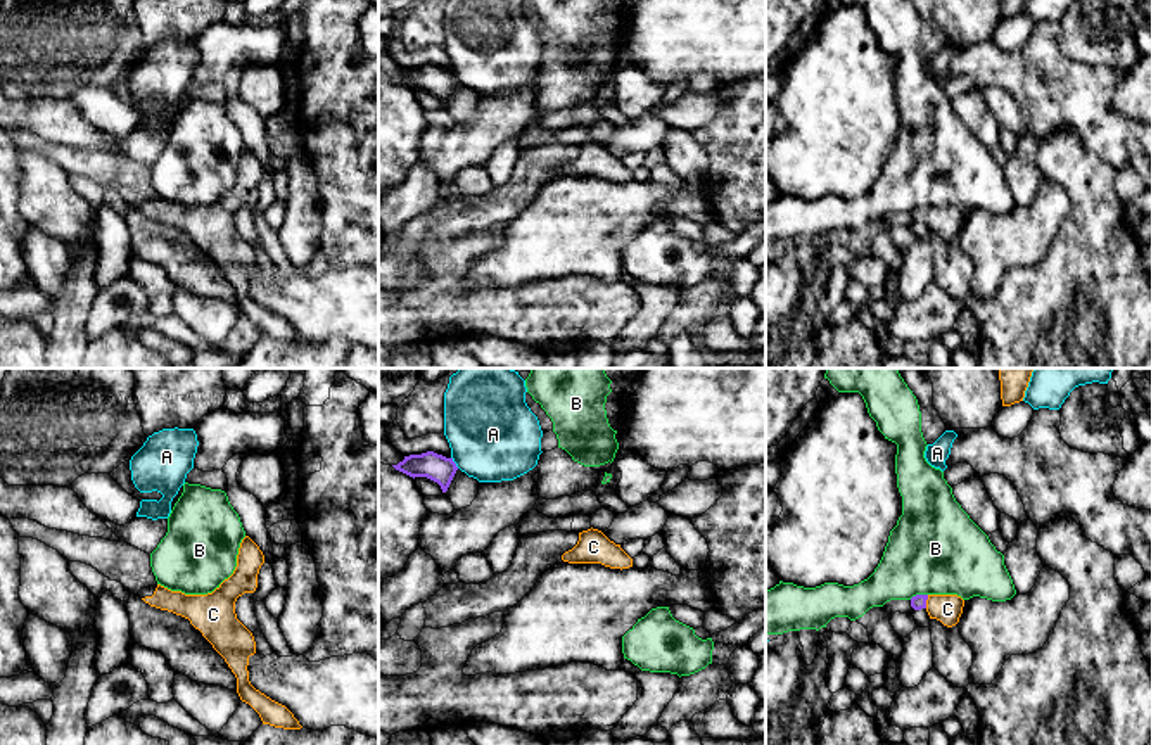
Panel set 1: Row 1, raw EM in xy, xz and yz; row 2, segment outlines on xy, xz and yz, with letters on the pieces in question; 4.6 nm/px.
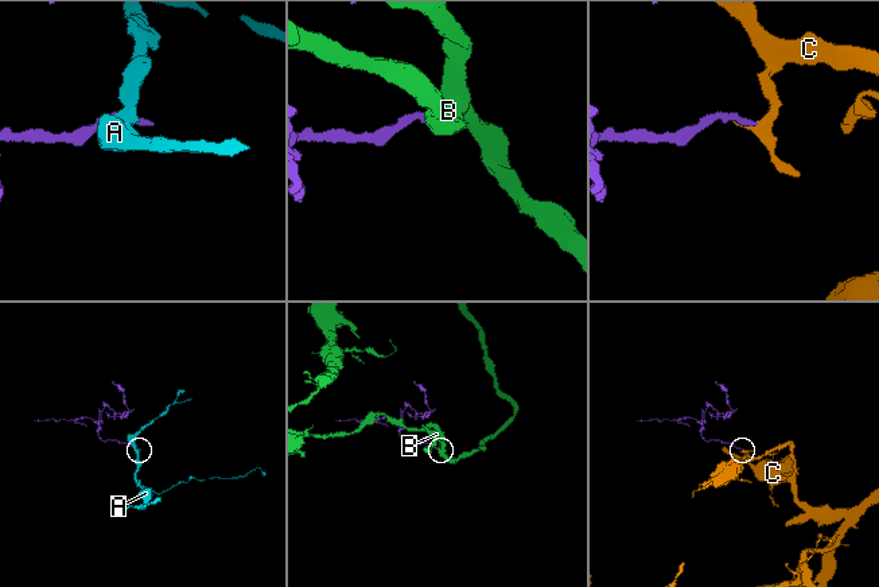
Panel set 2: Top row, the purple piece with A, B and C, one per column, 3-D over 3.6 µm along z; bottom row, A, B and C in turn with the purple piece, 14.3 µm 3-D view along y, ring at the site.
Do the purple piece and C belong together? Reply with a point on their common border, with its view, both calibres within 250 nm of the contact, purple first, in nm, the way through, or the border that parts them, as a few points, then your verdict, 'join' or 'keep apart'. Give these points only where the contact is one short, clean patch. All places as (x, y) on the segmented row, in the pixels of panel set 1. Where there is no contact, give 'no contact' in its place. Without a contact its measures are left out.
contact yz (925, 602); calibres 70 and 140 nm; way yz (918, 602), (925, 602), (947, 609); join

